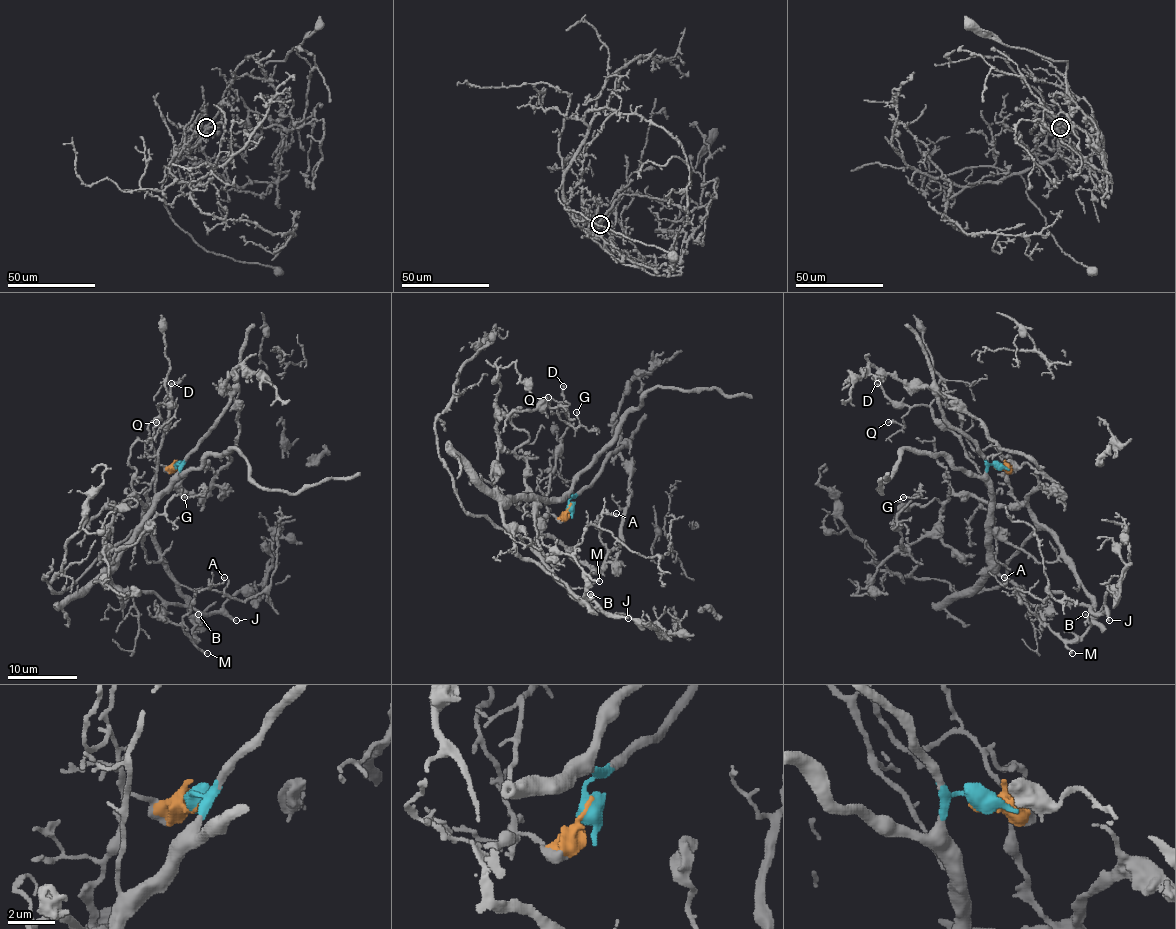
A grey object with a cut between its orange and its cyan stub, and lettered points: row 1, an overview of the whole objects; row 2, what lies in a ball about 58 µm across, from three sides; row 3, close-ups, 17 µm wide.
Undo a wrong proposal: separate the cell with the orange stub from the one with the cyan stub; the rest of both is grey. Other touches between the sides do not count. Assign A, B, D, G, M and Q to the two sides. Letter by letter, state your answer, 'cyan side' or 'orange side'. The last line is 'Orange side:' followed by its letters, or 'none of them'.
A: orange side
B: orange side
D: cyan side
G: orange side
M: orange side
Q: cyan side
Orange side: A, B, G, M

